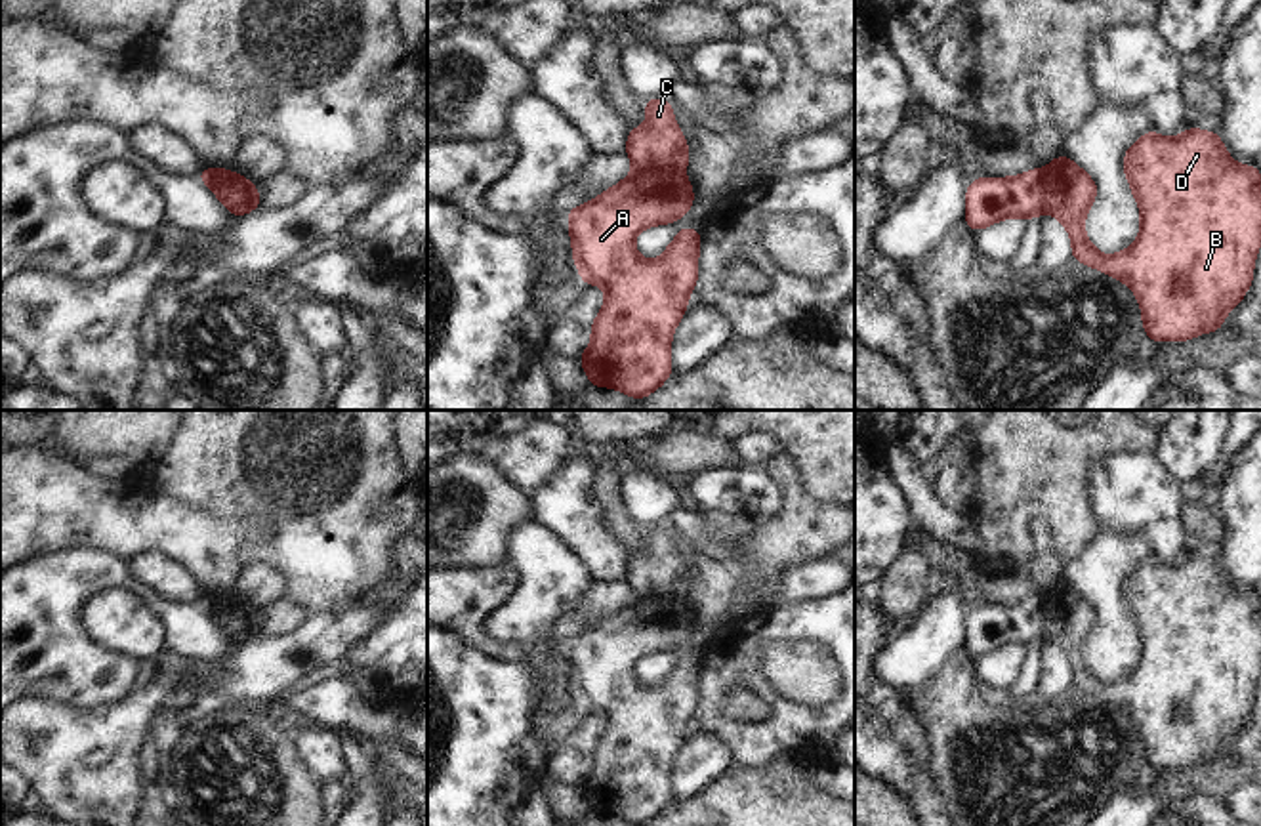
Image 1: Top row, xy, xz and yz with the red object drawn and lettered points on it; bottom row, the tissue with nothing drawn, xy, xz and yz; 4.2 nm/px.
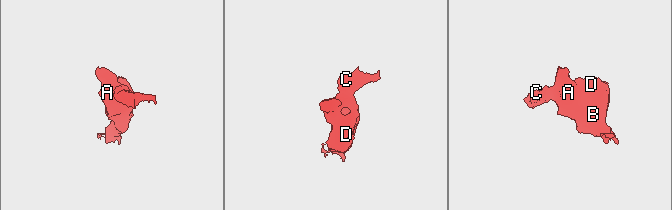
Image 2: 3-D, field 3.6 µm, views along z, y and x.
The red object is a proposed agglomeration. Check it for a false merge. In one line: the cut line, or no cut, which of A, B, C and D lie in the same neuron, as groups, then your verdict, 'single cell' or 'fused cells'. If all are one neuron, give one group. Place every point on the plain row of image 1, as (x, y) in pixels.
cut in xy along (256, 617), (231, 615), (222, 628); A B D / C; fused cells

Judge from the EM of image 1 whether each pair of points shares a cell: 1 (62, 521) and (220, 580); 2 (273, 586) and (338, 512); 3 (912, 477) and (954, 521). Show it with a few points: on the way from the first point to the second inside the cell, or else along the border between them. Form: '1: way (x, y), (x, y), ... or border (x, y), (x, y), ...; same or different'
1: way (102, 521), (165, 525), (180, 540); same
2: border (243, 565), (268, 563), (283, 578), (287, 596); different
3: way (916, 491), (941, 516); same

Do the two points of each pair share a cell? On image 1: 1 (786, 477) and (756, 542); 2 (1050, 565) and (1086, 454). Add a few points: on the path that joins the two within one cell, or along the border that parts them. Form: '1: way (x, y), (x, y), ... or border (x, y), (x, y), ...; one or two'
1: way (790, 495), (790, 512), (773, 529); one
2: border (1034, 516), (1050, 523), (1052, 548), (1065, 565); two

